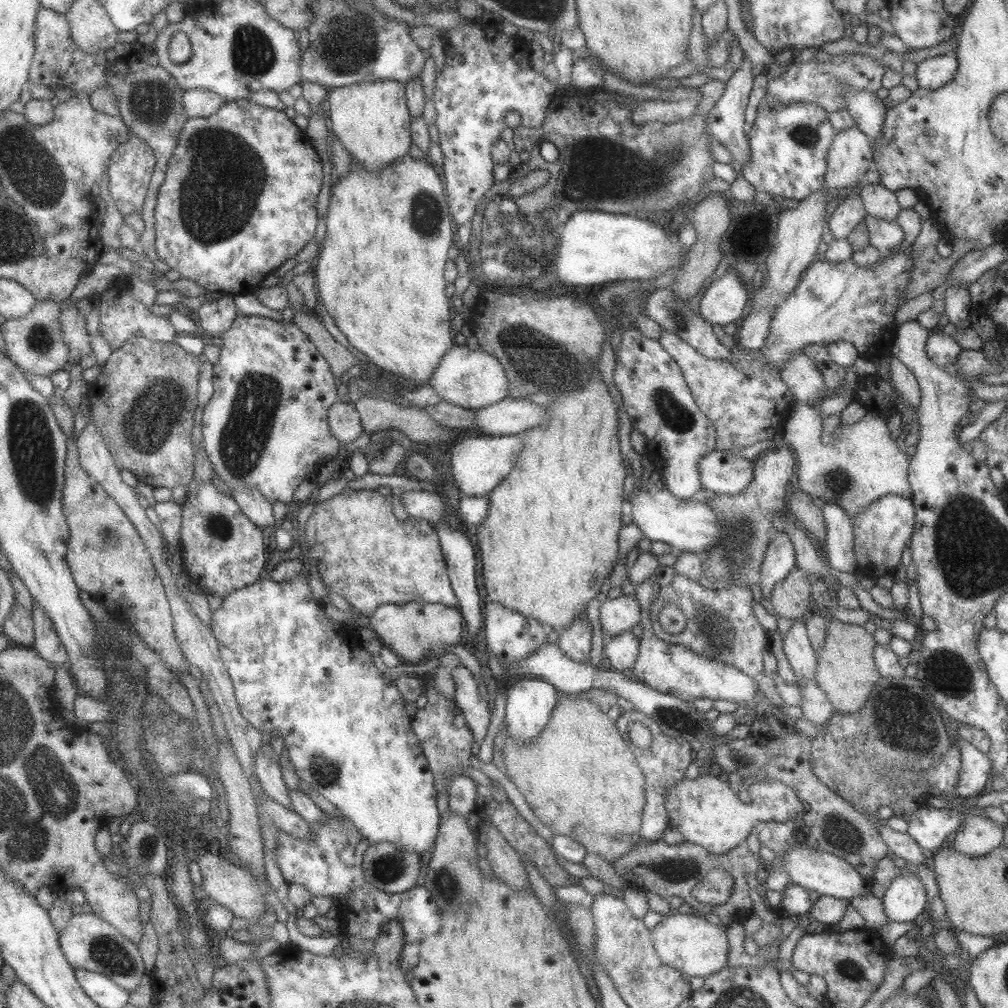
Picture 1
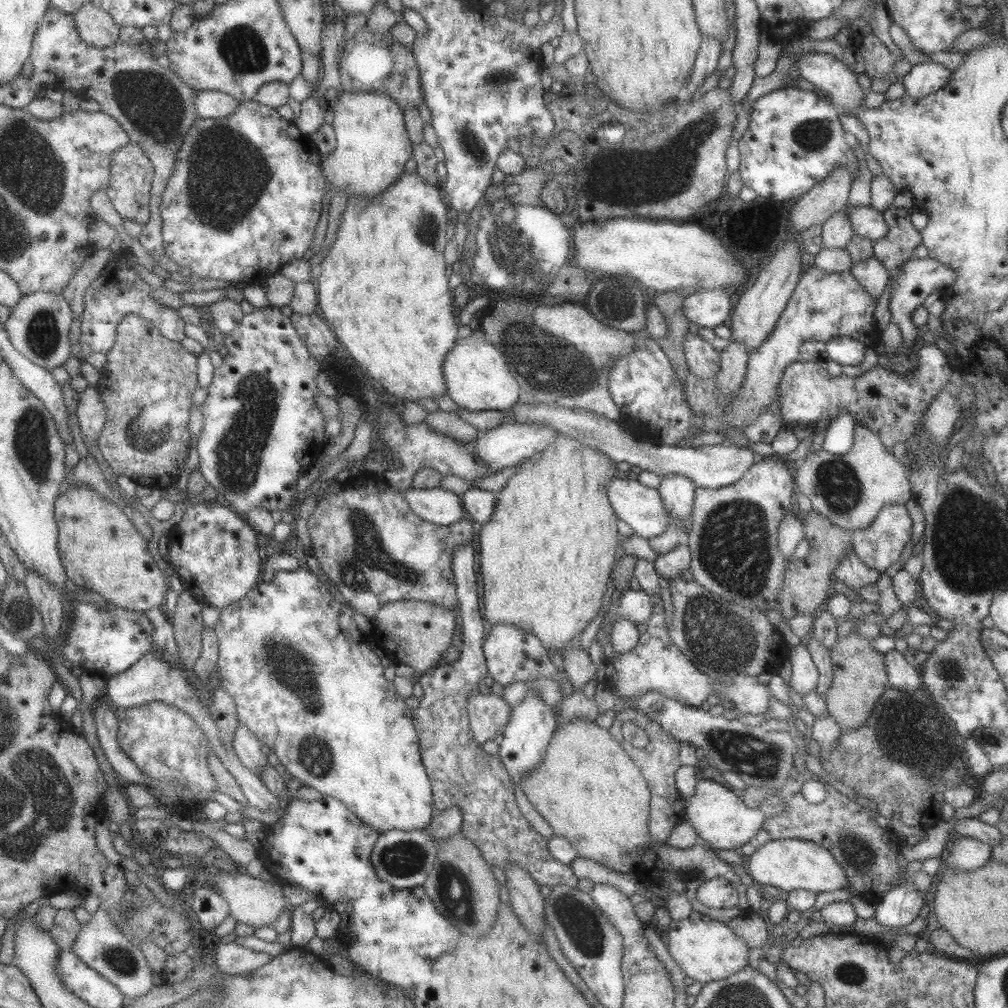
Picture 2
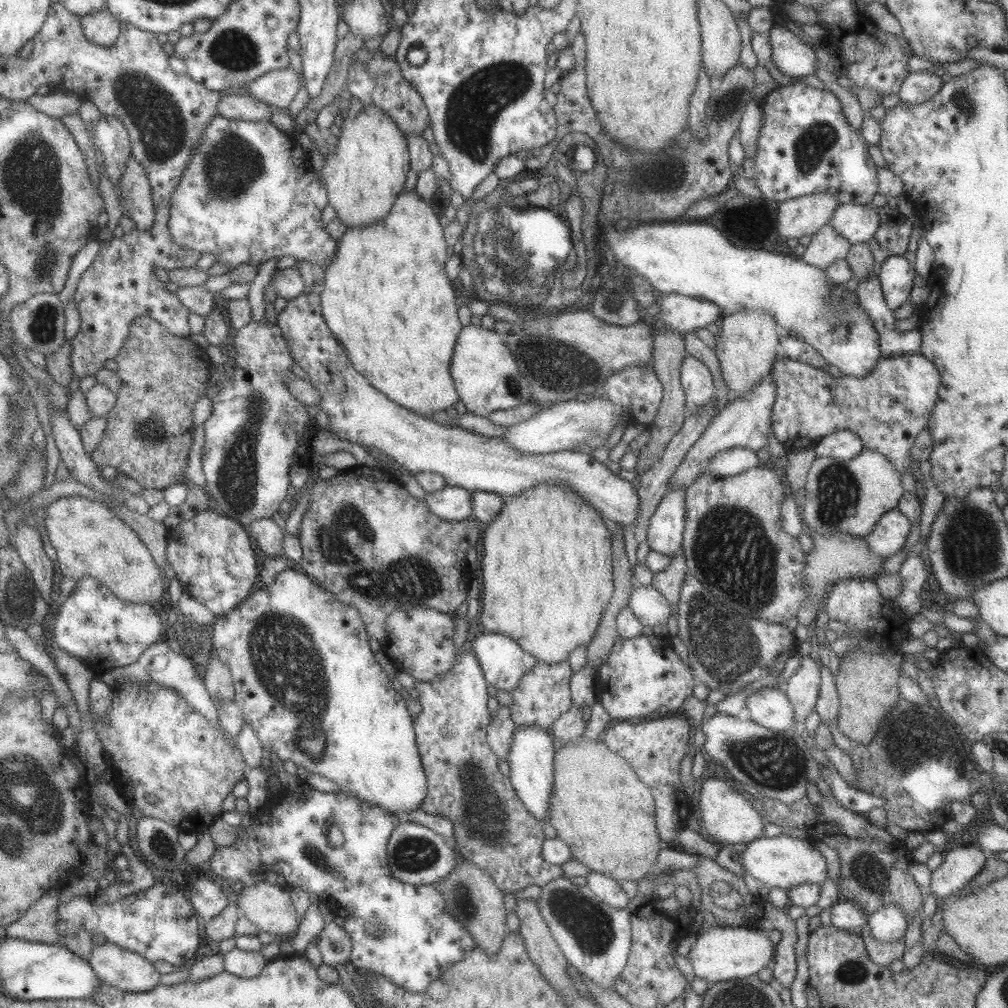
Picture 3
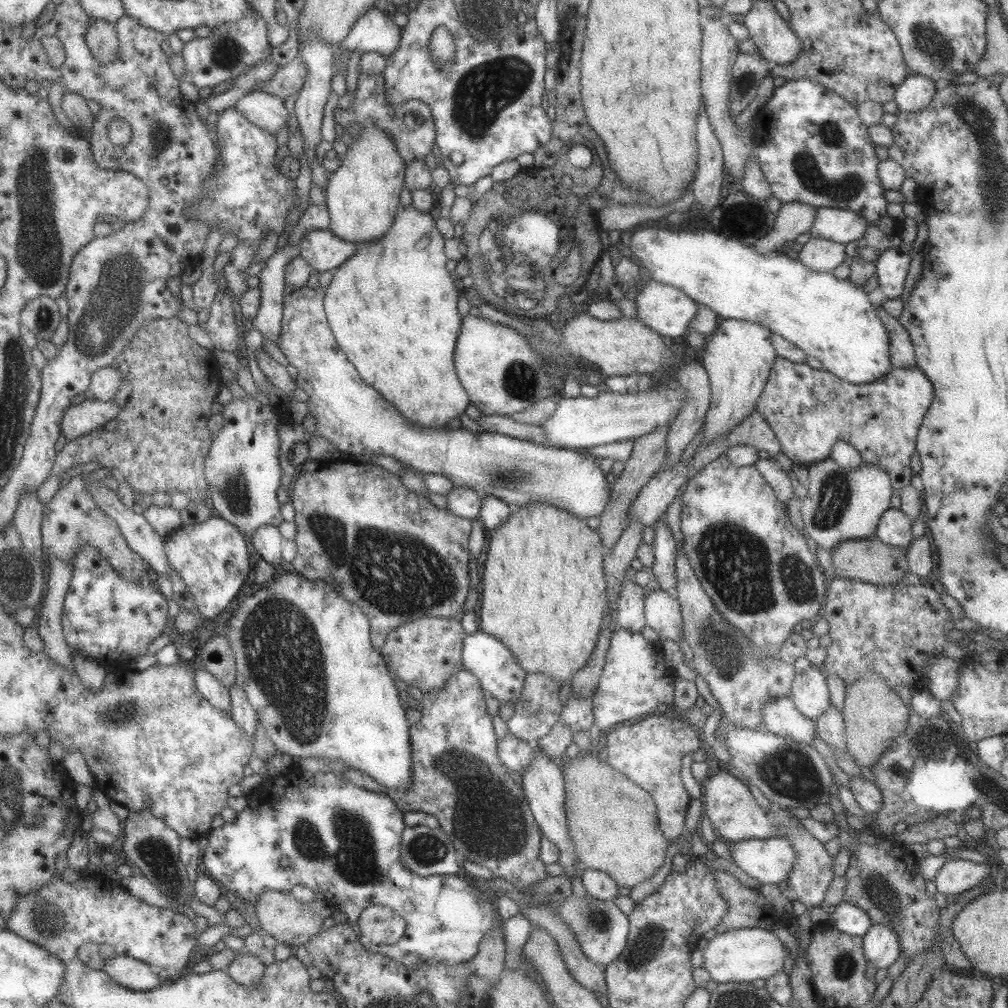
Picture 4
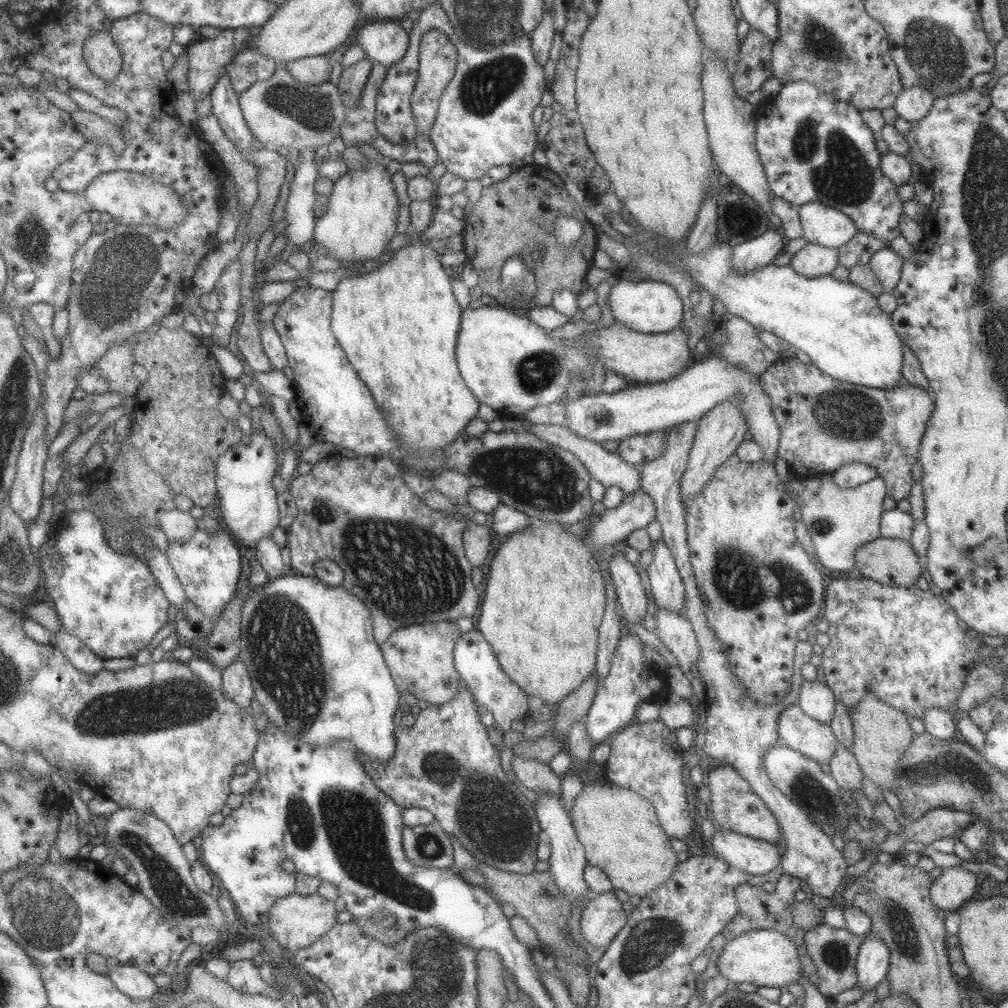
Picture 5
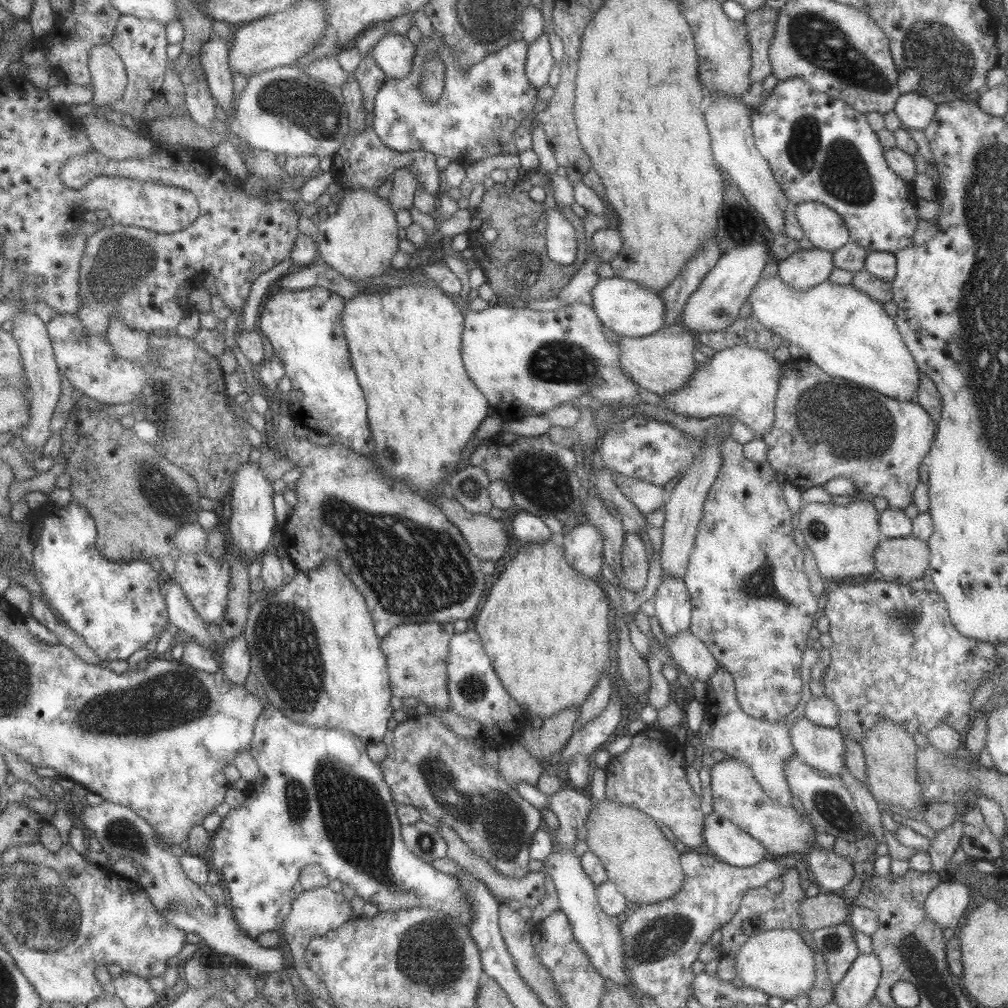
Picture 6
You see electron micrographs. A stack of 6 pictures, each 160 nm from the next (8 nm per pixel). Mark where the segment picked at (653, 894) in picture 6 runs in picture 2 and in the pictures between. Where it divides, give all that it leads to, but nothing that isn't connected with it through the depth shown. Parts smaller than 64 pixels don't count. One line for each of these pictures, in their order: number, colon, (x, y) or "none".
2: (588, 790)
3: (599, 808)
4: (612, 821)
5: (618, 829)

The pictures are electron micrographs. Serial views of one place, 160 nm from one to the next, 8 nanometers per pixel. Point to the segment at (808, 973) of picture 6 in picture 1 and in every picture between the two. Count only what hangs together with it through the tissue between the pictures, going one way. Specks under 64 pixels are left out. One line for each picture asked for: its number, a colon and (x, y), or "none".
1: (688, 943)
2: (707, 950)
3: (722, 953)
4: (743, 955)
5: (764, 957)

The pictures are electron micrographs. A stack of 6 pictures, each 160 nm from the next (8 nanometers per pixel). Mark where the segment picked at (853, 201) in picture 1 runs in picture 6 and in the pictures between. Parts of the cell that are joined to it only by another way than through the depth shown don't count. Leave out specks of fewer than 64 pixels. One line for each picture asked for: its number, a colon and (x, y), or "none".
2: (836, 231)
3: (826, 247)
4: (819, 255)
5: (812, 261)
6: (803, 269)

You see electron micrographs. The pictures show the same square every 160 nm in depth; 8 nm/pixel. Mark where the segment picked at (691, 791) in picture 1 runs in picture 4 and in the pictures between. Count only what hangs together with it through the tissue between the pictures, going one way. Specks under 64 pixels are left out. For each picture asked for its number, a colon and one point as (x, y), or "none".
2: (716, 813)
3: (727, 817)
4: (734, 814)

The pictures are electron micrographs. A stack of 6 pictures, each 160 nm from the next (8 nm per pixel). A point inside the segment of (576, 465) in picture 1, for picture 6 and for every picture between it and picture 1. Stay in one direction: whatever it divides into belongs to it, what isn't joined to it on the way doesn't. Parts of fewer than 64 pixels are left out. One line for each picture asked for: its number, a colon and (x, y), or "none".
2: (546, 553)
3: (546, 568)
4: (543, 596)
5: (544, 600)
6: (544, 627)

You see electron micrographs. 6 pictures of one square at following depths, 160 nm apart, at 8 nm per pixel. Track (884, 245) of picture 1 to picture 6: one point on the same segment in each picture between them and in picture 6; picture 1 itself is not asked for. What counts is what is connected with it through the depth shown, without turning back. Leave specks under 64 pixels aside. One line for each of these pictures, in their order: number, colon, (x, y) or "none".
2: (866, 222)
3: (856, 223)
4: (837, 225)
5: (822, 225)
6: (820, 225)

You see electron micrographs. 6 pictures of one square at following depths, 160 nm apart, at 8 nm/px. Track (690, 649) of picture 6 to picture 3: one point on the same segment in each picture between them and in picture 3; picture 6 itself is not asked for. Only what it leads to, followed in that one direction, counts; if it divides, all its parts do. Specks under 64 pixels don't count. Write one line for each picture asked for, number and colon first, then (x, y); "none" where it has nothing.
3: (645, 601)
4: (661, 610)
5: (675, 632)

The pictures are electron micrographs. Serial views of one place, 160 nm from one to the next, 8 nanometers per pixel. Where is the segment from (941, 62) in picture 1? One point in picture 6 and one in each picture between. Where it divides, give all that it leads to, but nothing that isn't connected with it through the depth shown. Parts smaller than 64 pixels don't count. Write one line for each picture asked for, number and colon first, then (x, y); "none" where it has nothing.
2: (924, 78)
3: (917, 87)
4: (915, 92)
5: (911, 104)
6: (914, 111)

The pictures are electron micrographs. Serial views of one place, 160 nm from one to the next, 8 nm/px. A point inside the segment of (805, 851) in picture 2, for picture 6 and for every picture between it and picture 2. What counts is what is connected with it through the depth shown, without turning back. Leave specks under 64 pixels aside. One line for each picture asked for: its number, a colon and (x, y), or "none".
3: (782, 861)
4: (768, 860)
5: (753, 856)
6: (731, 845)

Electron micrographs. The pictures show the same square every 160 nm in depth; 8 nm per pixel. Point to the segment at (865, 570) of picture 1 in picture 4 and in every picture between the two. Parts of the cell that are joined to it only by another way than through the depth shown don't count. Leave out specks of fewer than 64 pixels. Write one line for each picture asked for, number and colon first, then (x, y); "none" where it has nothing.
2: (879, 545)
3: (888, 535)
4: (894, 528)

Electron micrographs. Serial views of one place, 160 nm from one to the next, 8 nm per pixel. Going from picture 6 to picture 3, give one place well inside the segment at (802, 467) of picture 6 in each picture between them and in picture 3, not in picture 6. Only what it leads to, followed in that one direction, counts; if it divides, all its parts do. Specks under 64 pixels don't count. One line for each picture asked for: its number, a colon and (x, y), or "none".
3: (888, 408)
4: (809, 410)
5: (824, 423)

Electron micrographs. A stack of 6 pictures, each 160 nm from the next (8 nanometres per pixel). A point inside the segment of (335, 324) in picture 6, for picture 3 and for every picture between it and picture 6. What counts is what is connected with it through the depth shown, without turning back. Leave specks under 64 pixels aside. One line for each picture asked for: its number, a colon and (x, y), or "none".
3: (356, 412)
4: (350, 414)
5: (332, 401)

